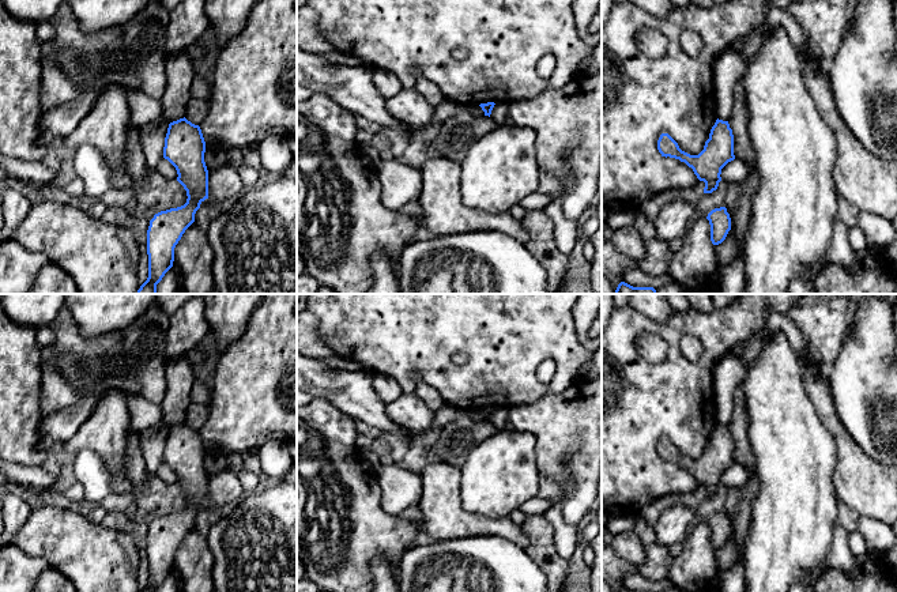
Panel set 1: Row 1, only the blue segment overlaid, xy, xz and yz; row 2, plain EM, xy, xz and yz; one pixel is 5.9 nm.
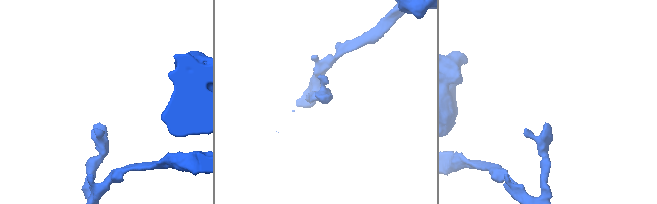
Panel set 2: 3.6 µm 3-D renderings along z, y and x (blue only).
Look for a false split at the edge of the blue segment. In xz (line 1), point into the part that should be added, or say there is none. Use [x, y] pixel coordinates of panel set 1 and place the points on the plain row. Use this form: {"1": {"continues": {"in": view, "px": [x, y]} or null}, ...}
{"1": {"continues": null}}

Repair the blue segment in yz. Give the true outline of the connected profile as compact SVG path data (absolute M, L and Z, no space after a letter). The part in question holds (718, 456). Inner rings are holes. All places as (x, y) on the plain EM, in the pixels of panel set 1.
M719 423L711 434L704 455L698 460L682 456L668 438L660 440L657 455L662 461L679 464L691 472L697 483L705 487L704 498L712 498L717 494L721 486L721 474L735 464L732 434L728 426Z

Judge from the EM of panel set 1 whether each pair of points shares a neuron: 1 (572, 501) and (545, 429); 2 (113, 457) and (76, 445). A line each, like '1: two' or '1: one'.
1: one
2: one

